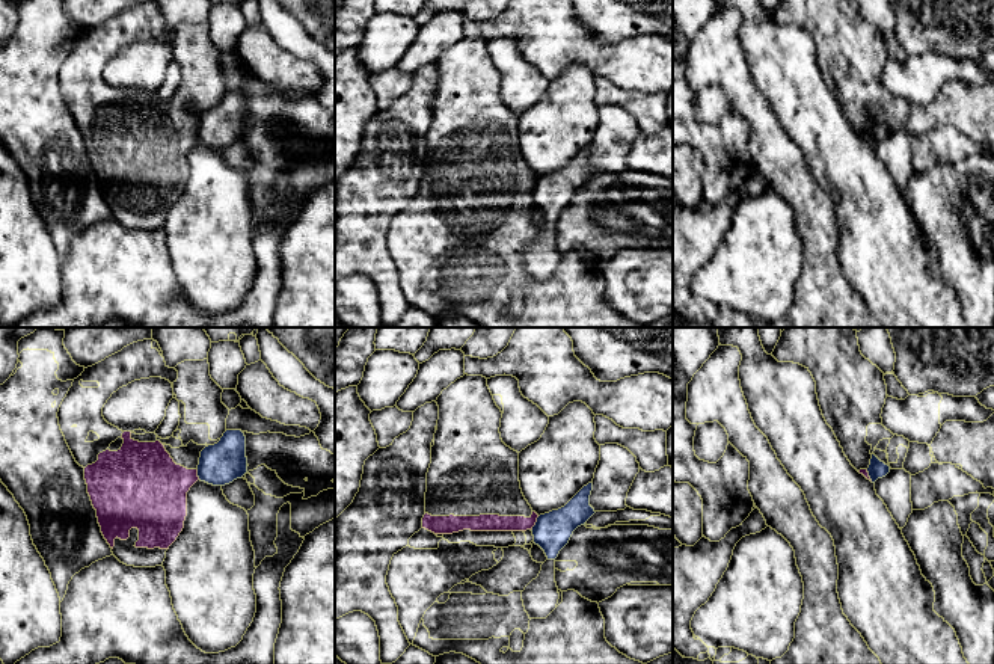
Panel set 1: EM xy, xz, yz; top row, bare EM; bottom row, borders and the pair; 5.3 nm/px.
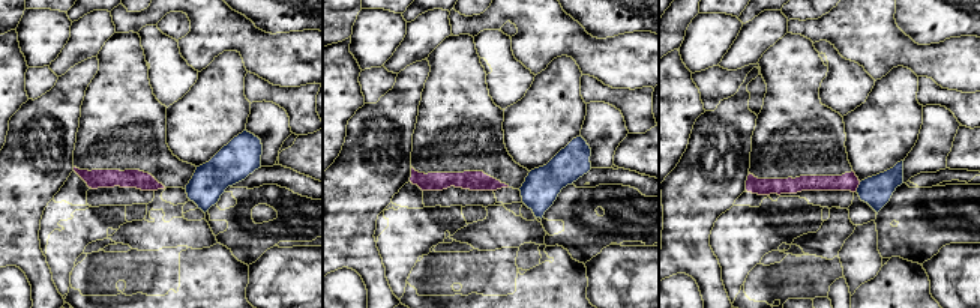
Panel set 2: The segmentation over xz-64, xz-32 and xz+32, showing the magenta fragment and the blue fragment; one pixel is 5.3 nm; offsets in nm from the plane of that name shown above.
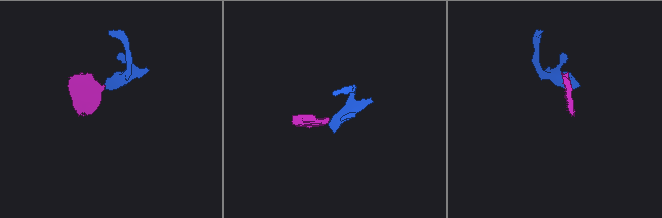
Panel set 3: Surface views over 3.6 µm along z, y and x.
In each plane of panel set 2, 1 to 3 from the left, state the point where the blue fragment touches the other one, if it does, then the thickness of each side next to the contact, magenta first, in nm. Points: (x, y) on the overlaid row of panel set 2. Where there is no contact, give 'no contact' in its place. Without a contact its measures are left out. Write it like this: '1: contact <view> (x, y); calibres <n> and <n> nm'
1: no contact
2: no contact
3: contact xz+32 (857, 187); calibres 100 and 160 nm

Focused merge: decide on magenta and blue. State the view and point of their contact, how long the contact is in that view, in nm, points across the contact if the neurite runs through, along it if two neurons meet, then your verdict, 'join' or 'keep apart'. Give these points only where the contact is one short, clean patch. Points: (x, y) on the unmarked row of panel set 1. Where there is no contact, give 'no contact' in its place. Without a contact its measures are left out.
xz (534, 186) | 90 nm | along xz (539, 178), (531, 192) | keep apart

